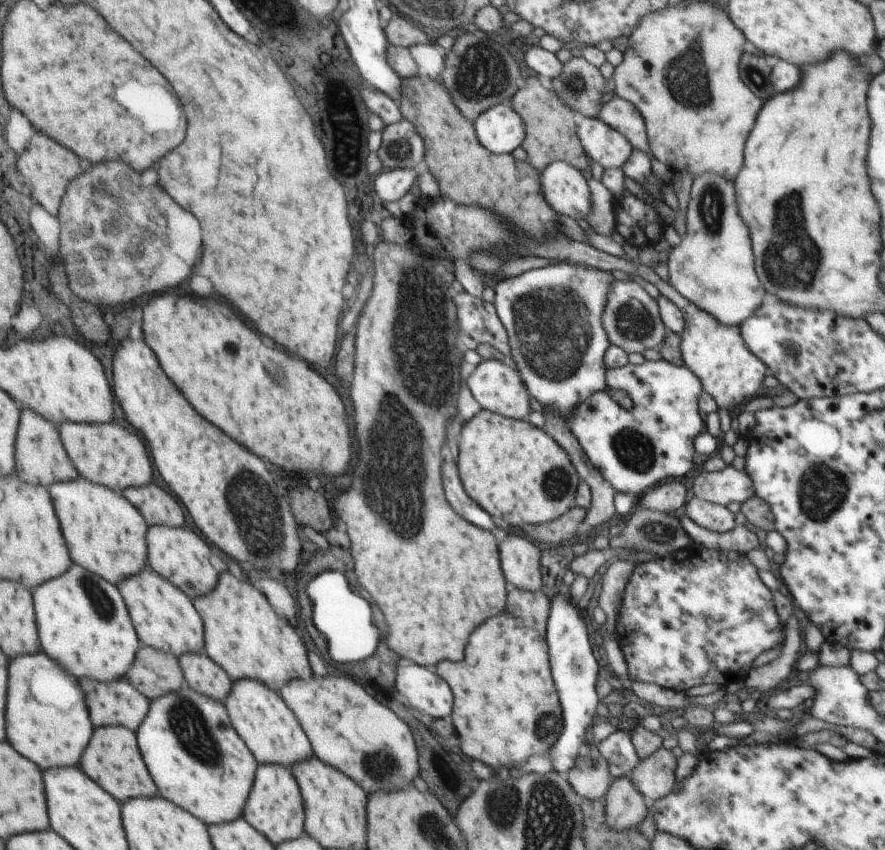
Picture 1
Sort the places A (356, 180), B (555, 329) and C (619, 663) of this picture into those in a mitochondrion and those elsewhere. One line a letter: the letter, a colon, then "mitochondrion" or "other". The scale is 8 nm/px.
A: other
B: mitochondrion
C: other

